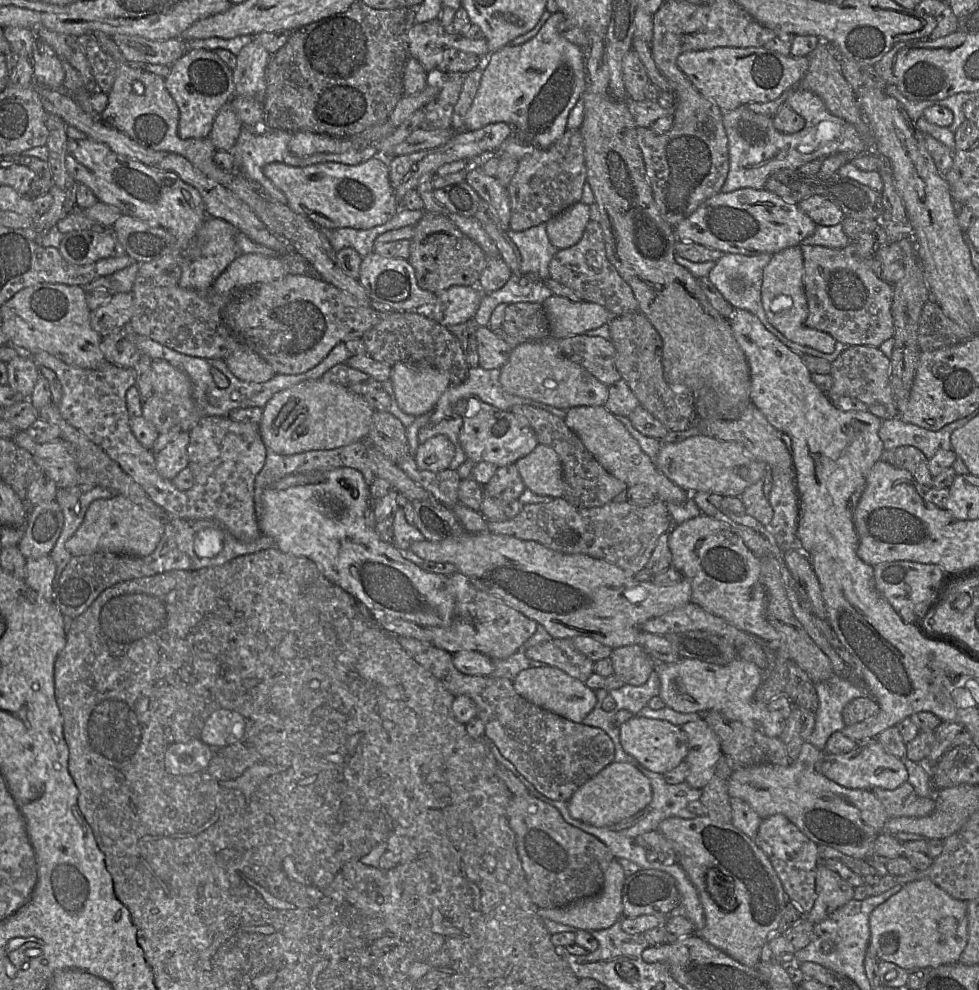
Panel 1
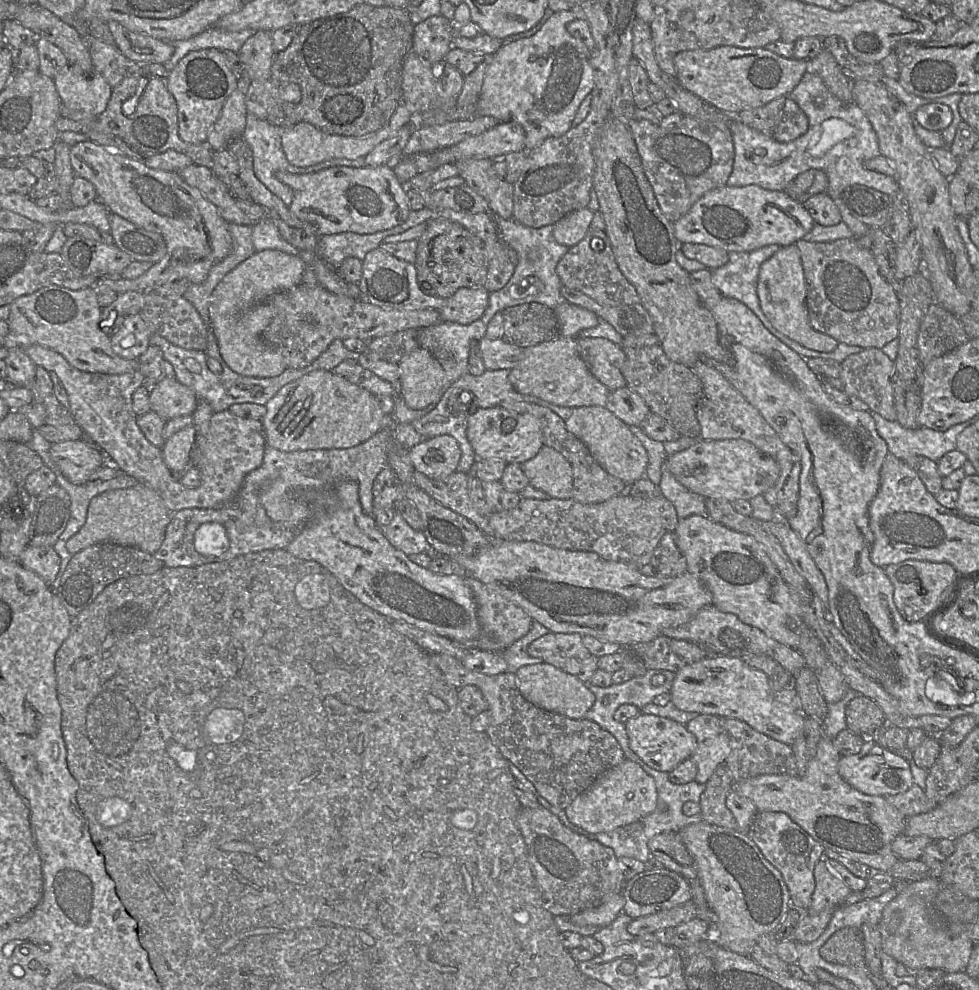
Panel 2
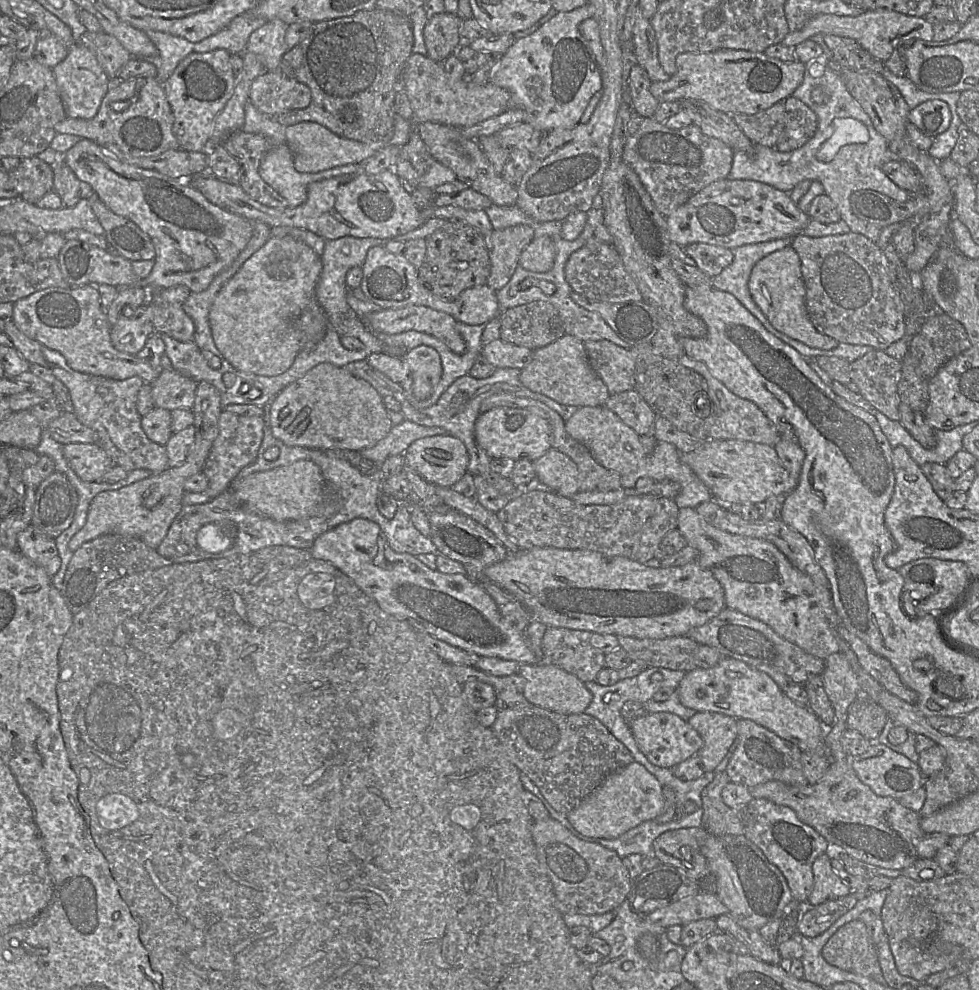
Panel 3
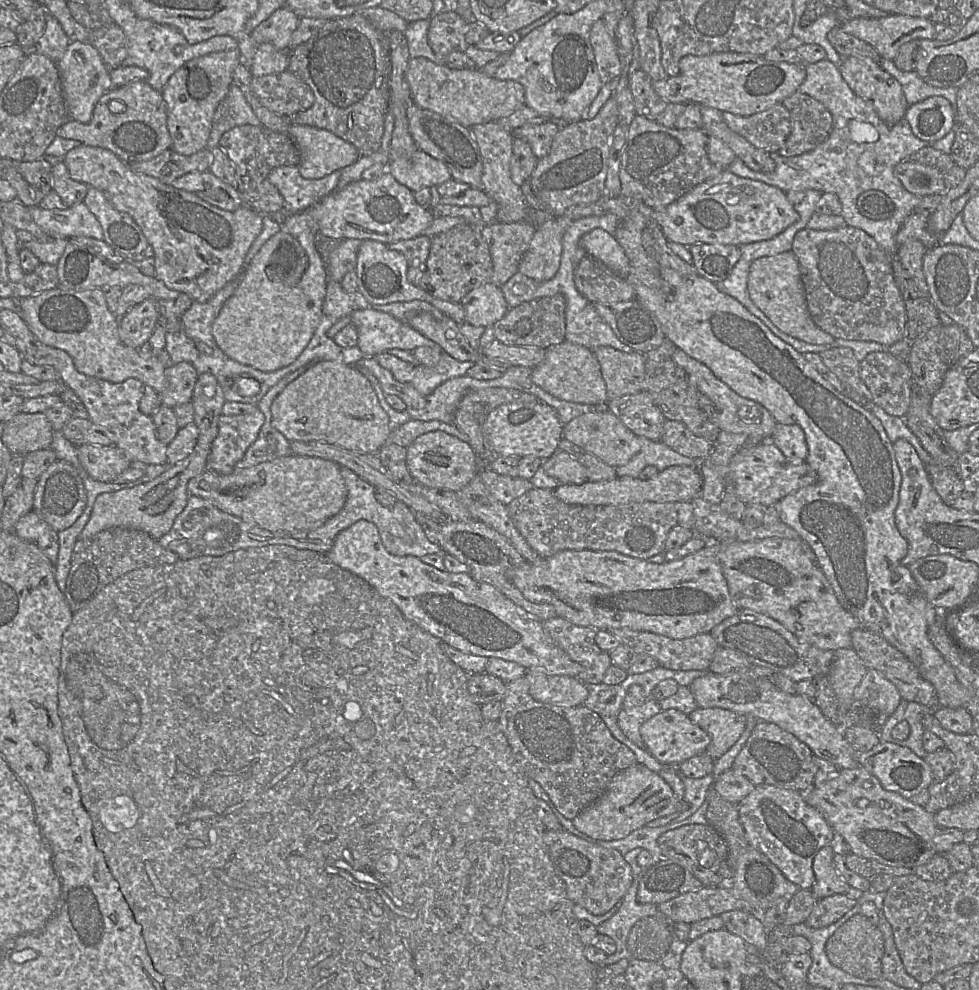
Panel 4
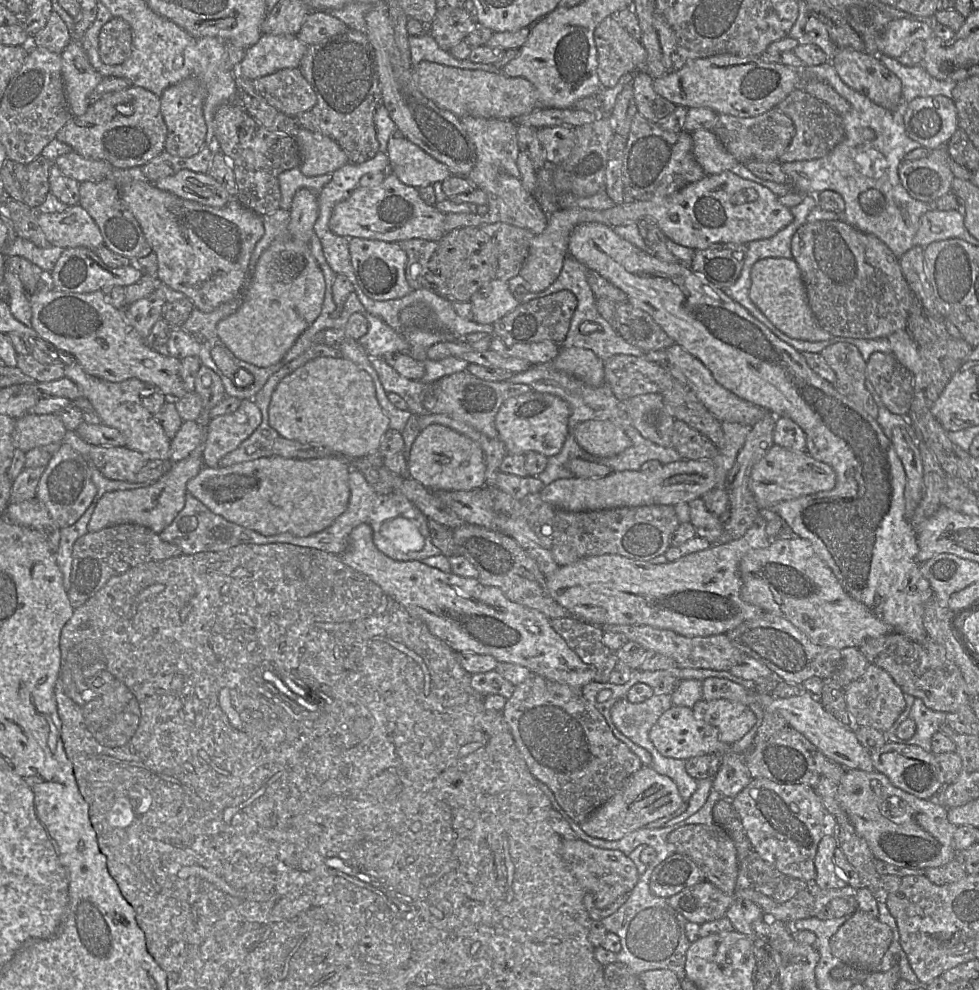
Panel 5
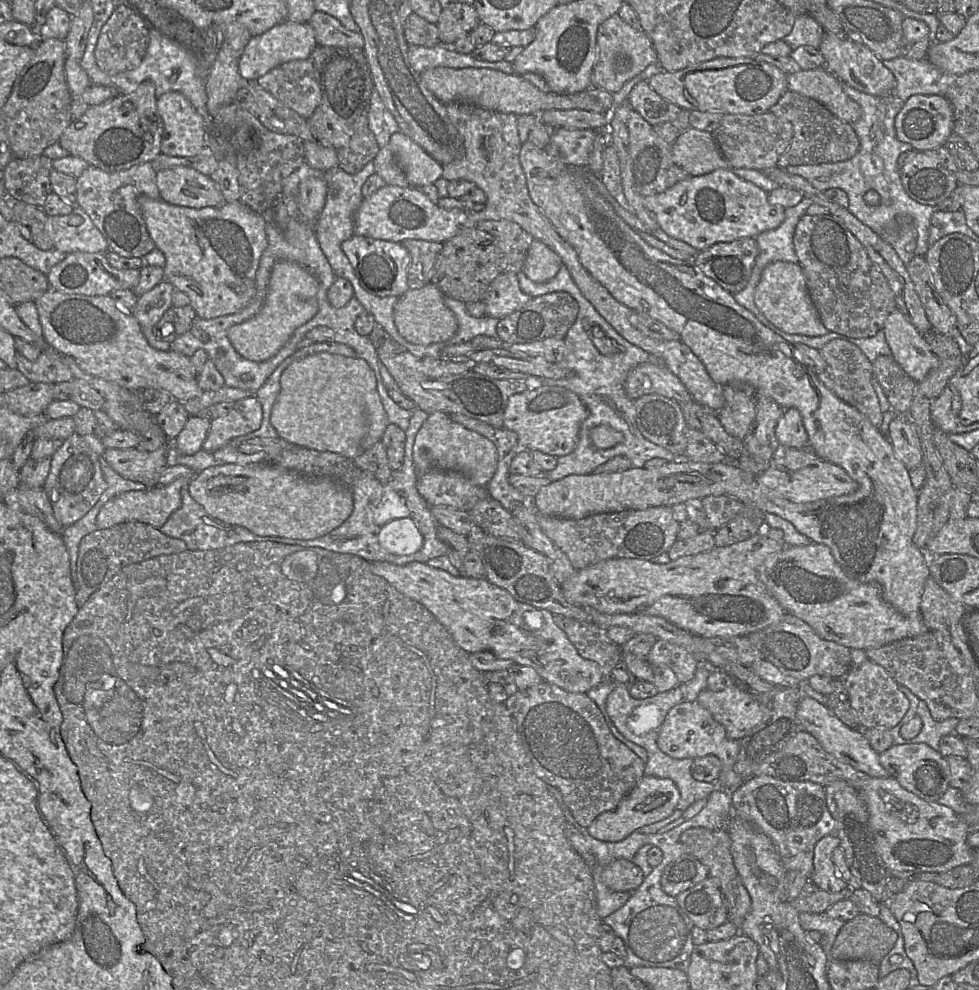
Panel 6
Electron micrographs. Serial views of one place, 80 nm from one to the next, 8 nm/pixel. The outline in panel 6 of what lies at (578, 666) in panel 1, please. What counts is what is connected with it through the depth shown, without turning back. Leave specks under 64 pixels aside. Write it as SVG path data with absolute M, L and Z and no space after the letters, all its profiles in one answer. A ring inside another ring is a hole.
M554 616L554 621L567 635L578 654L596 662L604 679L609 680L612 670L622 659L622 650L607 636L607 630L593 622L582 623L564 616Z

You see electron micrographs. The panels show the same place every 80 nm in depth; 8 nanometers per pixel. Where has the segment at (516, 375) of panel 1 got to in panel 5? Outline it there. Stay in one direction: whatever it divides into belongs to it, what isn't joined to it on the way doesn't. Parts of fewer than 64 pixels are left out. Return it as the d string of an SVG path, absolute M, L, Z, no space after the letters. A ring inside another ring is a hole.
M561 345L559 354L551 363L556 369L587 385L599 387L605 383L603 362L591 350Z

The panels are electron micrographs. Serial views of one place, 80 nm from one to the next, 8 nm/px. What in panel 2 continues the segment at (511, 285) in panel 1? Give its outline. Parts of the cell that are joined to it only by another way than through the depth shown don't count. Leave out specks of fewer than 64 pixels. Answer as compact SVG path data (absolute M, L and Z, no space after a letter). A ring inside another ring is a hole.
M494 214L492 217L499 239L515 250L518 263L509 282L502 289L489 293L488 305L480 320L487 325L497 312L502 312L507 307L530 302L541 303L554 310L565 301L560 292L563 285L556 273L556 266L569 247L555 241L553 225L531 228L520 224L513 218L504 219Z

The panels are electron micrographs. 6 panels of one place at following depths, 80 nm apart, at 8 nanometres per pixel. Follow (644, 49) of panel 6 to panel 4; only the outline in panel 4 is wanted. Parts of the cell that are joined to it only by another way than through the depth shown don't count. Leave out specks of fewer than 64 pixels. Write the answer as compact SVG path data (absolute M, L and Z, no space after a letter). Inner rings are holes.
M603 19L596 21L590 31L590 42L602 83L619 78L622 72L617 41L611 36Z

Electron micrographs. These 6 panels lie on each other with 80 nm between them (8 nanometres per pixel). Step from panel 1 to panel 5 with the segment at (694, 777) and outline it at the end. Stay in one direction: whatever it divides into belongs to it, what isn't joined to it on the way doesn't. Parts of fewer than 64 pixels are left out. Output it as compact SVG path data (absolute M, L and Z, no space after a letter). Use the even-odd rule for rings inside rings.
M701 699L692 710L697 718L716 727L719 740L728 745L740 740L756 724L756 716L748 706L727 699Z

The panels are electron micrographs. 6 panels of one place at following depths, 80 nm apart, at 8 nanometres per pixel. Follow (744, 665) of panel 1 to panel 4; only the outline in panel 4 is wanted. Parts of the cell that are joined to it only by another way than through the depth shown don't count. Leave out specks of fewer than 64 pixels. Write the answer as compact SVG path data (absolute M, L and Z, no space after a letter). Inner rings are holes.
M750 671L729 675L706 673L696 678L689 688L700 708L724 708L738 714L750 714L759 721L771 722L805 743L814 755L839 769L859 767L857 755L843 735L842 728L826 718L813 699L800 694L787 694L769 679L752 676Z

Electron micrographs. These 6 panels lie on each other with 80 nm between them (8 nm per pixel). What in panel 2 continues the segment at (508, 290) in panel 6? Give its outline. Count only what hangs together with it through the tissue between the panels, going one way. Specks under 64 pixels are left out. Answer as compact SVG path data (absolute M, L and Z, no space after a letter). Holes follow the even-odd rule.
M483 286L460 288L437 310L442 322L467 325L481 318L487 308L488 299L489 292Z

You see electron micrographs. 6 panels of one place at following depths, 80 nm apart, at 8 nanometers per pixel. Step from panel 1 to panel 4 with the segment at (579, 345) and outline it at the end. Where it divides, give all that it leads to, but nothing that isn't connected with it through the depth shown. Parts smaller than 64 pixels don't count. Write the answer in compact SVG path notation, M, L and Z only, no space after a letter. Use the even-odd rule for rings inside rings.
M610 346L598 347L593 352L600 365L608 399L644 391L645 354L626 353Z

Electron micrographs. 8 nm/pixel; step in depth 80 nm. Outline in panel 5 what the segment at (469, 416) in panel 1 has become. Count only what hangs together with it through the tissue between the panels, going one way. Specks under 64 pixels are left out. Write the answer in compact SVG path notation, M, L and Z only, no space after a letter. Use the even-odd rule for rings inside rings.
M531 390L526 394L505 400L495 417L495 427L508 454L527 454L538 452L546 457L558 454L568 435L569 404L559 396Z

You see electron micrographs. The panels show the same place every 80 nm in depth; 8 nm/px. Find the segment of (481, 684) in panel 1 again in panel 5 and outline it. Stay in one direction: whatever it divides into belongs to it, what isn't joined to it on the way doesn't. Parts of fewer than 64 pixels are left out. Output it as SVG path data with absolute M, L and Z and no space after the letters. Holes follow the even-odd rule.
M535 673L515 686L502 714L530 773L552 791L559 806L576 823L582 823L611 799L628 777L643 766L629 747L613 735L604 716L583 695L572 698L555 696L549 692L547 680Z

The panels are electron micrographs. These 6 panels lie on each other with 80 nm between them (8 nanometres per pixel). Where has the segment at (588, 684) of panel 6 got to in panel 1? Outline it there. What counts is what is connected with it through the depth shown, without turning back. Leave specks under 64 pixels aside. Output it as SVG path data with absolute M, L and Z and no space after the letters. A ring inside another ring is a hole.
M342 467L281 478L263 492L258 524L261 533L274 540L275 547L312 560L327 579L363 603L372 613L383 613L422 627L448 627L452 623L455 600L445 588L447 576L423 570L404 558L394 545L381 539L375 527L370 485L358 470Z

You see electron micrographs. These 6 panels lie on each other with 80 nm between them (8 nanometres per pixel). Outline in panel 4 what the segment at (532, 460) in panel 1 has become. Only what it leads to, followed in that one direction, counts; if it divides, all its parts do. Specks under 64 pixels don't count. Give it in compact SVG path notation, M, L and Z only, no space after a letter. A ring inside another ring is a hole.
M561 450L543 460L541 467L547 475L557 479L561 484L579 485L588 481L585 467Z

